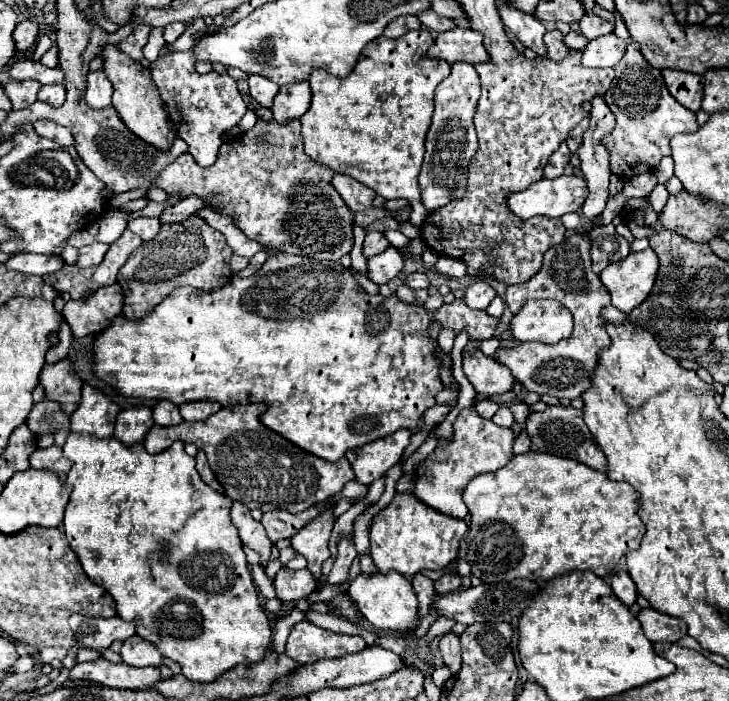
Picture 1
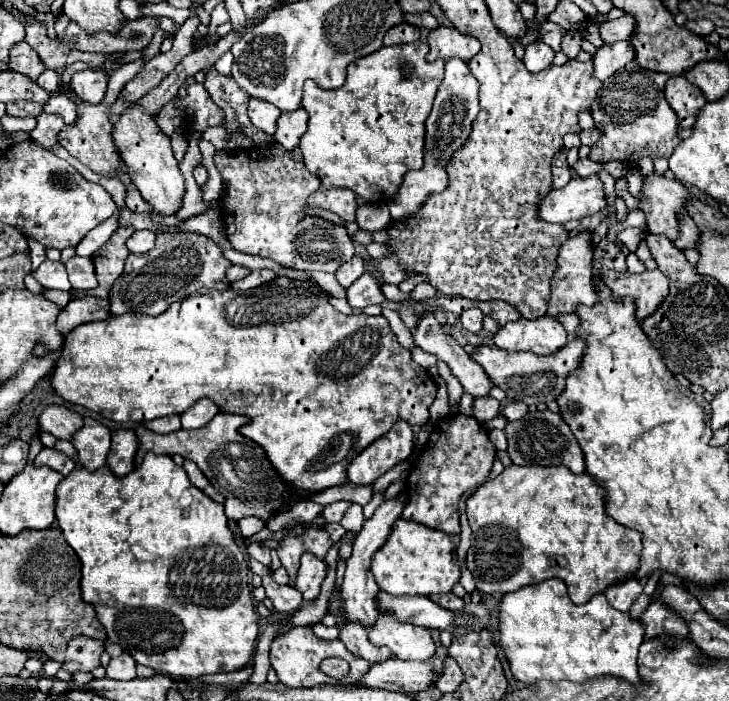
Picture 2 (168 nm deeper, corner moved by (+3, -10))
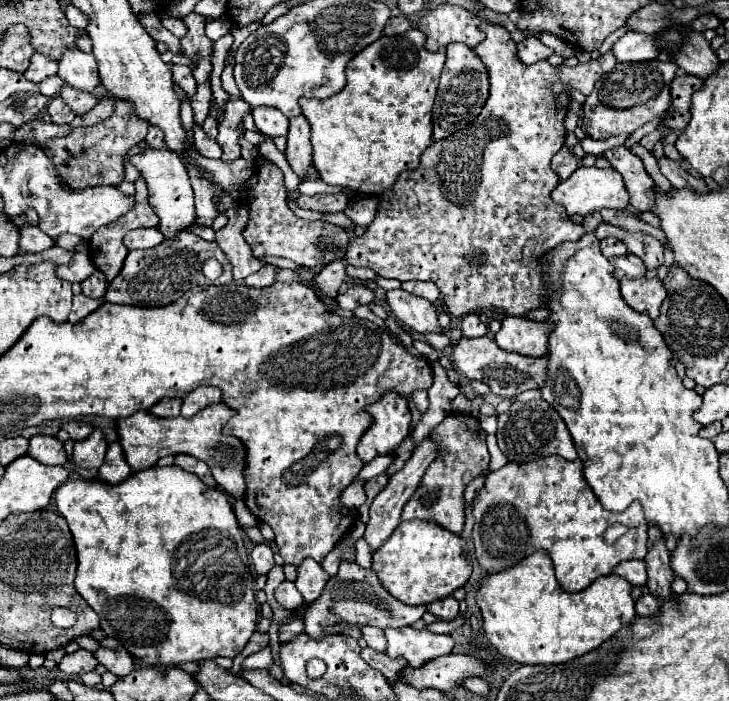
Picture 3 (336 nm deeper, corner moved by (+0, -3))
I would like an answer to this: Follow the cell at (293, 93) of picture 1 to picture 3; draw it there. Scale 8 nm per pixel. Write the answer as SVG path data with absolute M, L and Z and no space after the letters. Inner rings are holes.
M299 115L289 119L289 133L287 133L287 161L293 171L303 179L311 165L311 143L309 143L309 121Z

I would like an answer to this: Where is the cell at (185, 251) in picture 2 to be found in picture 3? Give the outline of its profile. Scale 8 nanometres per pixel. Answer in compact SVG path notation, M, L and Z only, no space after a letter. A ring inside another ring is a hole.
M181 231L181 235L175 235L173 239L163 239L157 247L149 251L129 251L121 273L109 283L109 289L105 293L105 301L117 303L117 305L139 305L139 307L163 307L171 305L179 297L183 297L191 287L197 285L229 285L233 281L231 265L227 255L217 247L215 241L205 241L189 231ZM207 259L217 259L223 265L223 275L217 281L209 281L203 275L203 263Z

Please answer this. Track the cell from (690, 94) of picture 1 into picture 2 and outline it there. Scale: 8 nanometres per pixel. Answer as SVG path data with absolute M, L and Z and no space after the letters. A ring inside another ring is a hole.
M674 76L666 82L664 94L666 94L668 104L678 116L680 128L692 128L696 112L702 108L702 104L706 104L702 90L690 84L684 76Z

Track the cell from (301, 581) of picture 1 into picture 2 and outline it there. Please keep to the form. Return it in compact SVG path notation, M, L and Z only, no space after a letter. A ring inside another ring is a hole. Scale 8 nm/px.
M250 560L250 568L252 568L254 574L258 574L262 578L262 586L266 590L266 596L272 600L276 612L280 612L280 614L294 614L302 606L302 594L298 594L296 588L276 584L272 580L272 576L268 574L268 568L264 568L256 560Z

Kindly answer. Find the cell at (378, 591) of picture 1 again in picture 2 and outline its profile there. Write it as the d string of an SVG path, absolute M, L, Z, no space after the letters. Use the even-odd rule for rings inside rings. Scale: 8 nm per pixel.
M386 614L378 616L378 626L368 630L368 638L374 646L388 646L400 660L430 660L436 654L430 630L394 622Z

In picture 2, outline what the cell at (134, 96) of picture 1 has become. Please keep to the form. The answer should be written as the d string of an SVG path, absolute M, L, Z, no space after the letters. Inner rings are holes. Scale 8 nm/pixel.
M132 104L122 116L116 118L112 138L122 156L122 162L126 164L126 172L130 174L134 186L140 190L142 198L152 206L152 212L160 216L176 214L176 210L182 206L186 184L178 170L178 160L172 154L170 138L160 132L154 118L142 114L142 110Z

